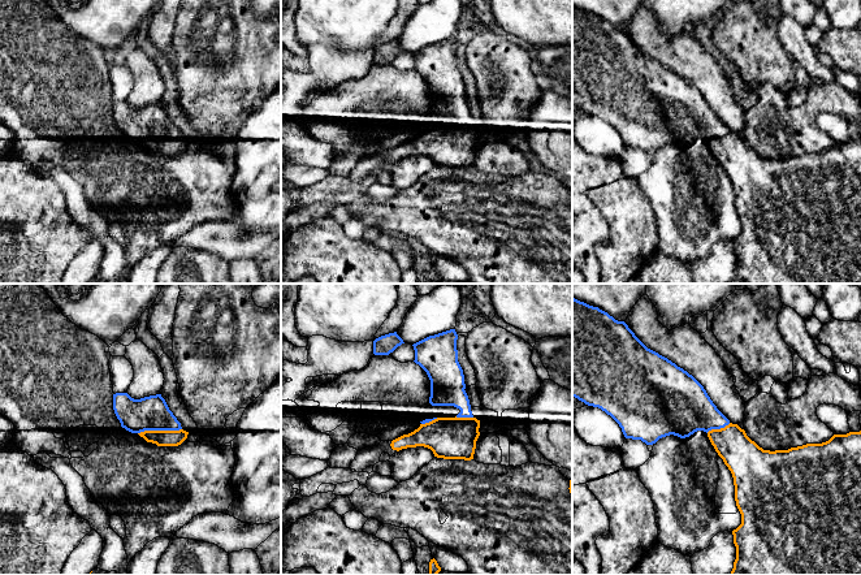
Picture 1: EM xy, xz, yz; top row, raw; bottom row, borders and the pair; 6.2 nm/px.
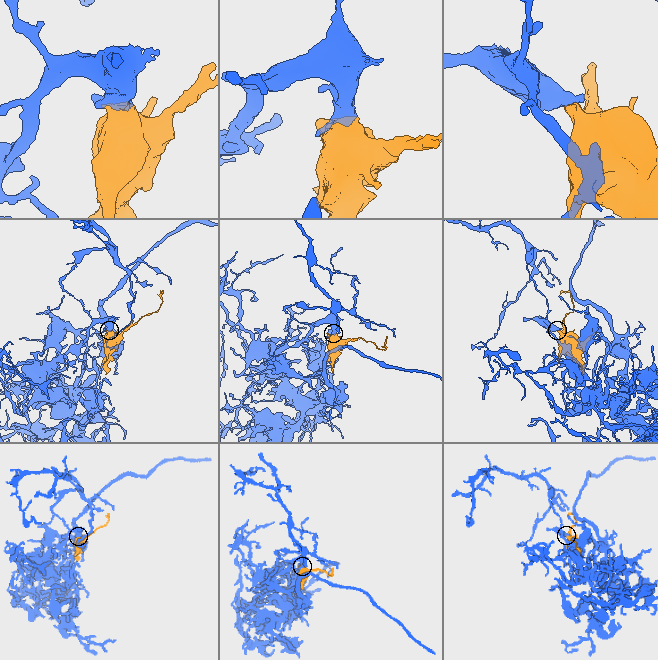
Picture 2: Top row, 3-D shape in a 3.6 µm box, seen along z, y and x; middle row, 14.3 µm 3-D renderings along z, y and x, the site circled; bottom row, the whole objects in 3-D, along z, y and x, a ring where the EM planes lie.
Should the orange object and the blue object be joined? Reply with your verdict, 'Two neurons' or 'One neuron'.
One neuron

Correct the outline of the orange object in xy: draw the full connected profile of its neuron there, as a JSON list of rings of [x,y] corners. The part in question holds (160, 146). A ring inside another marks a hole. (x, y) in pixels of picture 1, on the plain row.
[[[116,101],[113,103],[113,118],[122,137],[138,142],[147,151],[157,155],[178,155],[187,147],[189,140],[182,138],[161,103],[134,108],[127,101]]]

